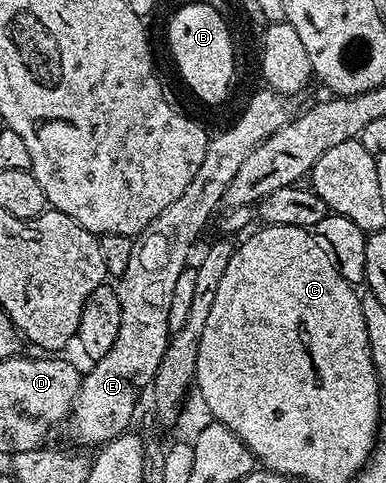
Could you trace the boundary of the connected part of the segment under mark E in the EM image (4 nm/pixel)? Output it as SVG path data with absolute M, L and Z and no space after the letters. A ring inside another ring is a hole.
M263 89L252 95L252 100L244 107L244 112L236 119L233 127L213 134L206 145L206 157L202 157L202 166L190 185L182 192L182 197L149 225L146 231L135 236L130 253L130 262L126 264L126 273L118 277L115 284L118 293L118 305L122 305L122 321L118 325L118 338L106 357L95 360L92 368L80 380L80 391L72 407L70 424L72 435L80 443L95 448L109 443L114 437L125 434L136 415L136 406L140 403L140 394L156 377L158 365L168 348L170 332L170 301L174 297L174 284L189 266L188 250L192 242L204 231L208 218L224 202L226 185L230 185L234 173L238 173L242 161L263 139L270 137L290 118L289 100L279 91Z

